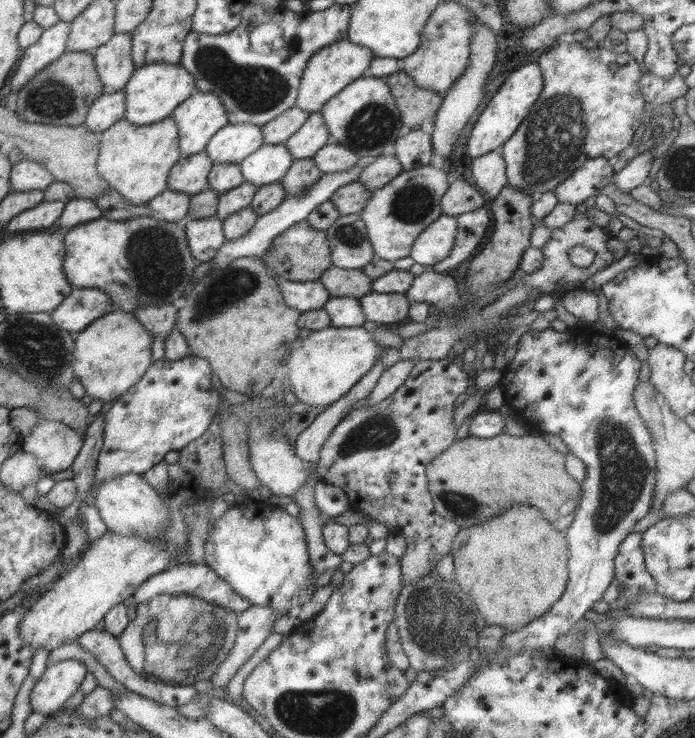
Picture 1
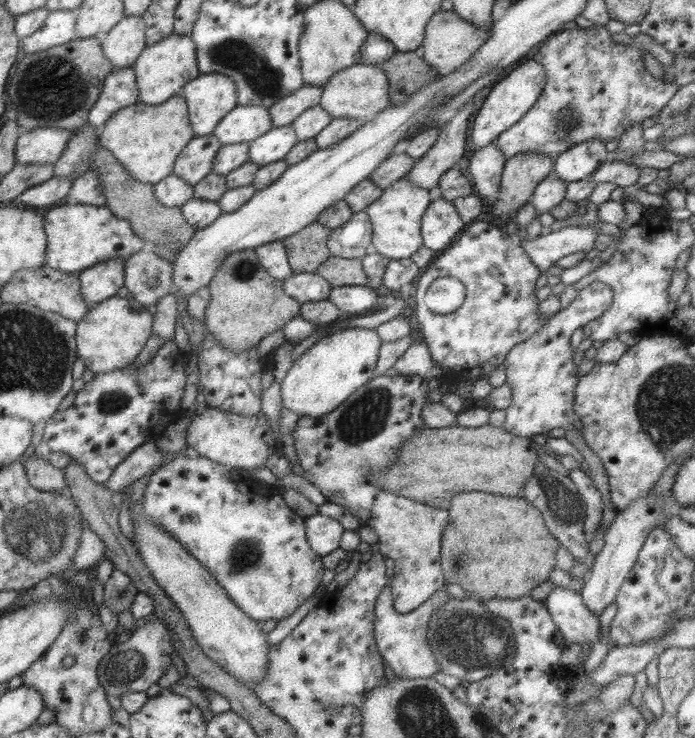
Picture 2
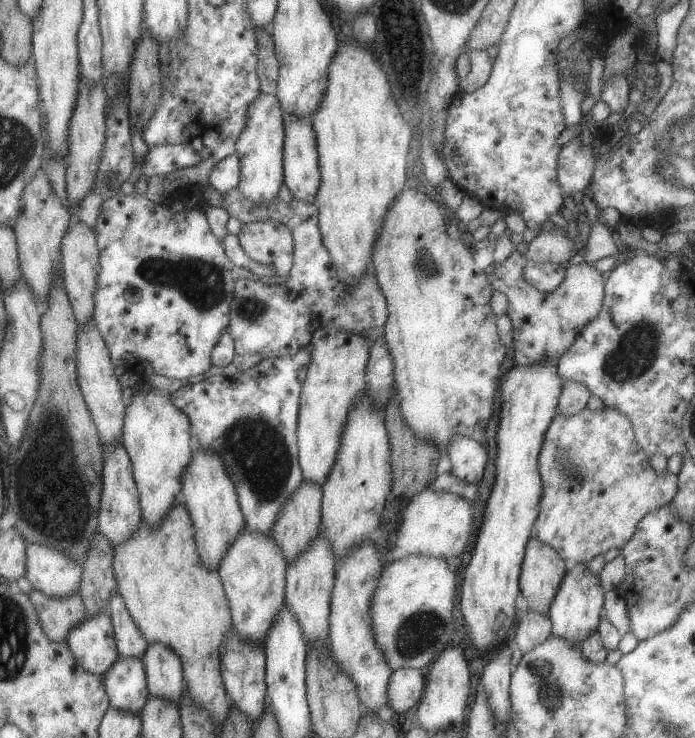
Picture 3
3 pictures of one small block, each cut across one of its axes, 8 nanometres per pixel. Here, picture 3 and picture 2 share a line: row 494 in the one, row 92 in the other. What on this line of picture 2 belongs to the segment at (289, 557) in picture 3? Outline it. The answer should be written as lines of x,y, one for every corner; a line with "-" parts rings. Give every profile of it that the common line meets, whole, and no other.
303,83
292,93
276,100
268,113
273,127
290,125
304,110
315,106
320,101
322,87

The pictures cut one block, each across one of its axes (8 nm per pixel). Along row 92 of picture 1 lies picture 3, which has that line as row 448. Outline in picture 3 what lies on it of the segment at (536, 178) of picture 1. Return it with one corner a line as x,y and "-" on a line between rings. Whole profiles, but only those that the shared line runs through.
607,406
598,411
583,407
571,416
556,414
544,432
538,454
538,471
542,489
532,534
553,548
565,563
571,561
585,565
609,549
621,549
635,532
637,522
648,512
669,504
677,490
676,475
667,470
653,471
648,456
636,443
629,419

